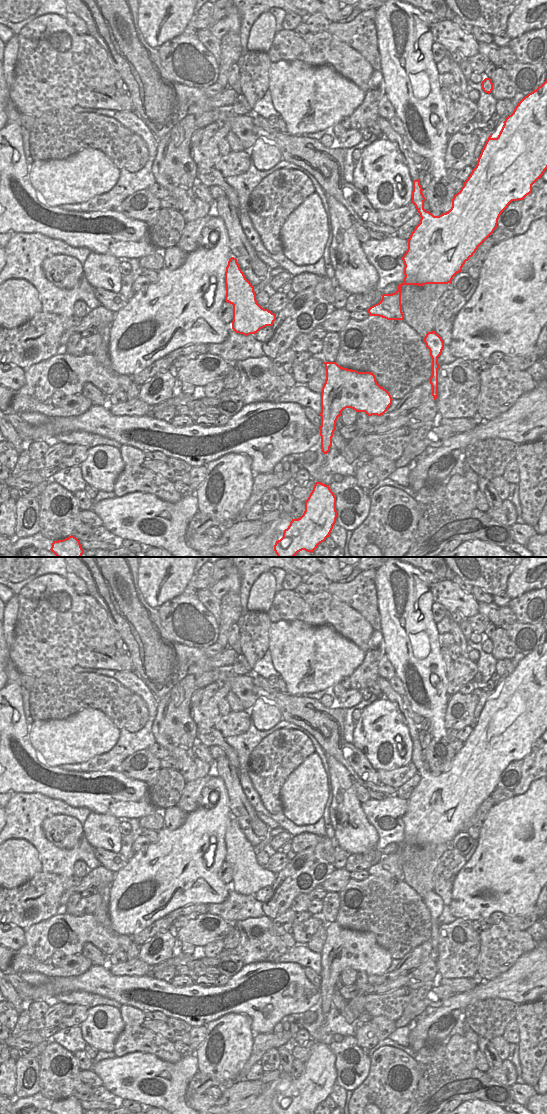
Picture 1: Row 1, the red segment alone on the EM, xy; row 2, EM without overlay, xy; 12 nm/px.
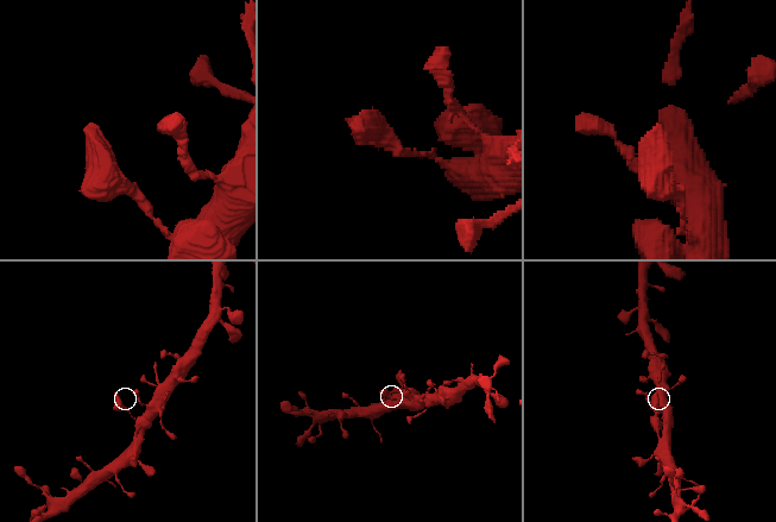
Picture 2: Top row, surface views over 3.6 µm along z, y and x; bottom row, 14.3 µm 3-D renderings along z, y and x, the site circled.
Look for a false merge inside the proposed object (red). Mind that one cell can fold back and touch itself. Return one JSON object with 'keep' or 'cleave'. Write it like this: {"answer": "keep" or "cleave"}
{"answer": "cleave"}

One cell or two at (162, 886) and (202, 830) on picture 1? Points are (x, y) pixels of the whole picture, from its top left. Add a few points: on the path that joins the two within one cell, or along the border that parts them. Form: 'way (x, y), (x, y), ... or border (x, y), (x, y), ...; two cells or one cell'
way (170, 872), (174, 867), (177, 855), (188, 844); one cell

